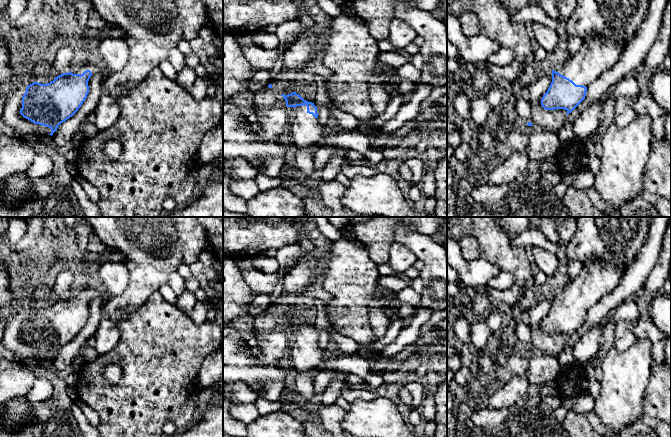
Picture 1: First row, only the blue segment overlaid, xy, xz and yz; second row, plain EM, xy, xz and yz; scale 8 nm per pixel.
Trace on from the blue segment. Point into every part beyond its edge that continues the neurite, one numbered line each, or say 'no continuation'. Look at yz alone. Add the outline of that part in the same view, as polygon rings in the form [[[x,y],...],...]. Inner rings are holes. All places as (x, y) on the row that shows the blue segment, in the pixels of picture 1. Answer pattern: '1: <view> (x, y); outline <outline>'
1: yz (595, 56); outline [[[594,37],[582,42],[577,54],[569,54],[567,59],[553,70],[576,85],[588,87],[619,61],[626,45],[627,43],[618,45],[604,37]]]

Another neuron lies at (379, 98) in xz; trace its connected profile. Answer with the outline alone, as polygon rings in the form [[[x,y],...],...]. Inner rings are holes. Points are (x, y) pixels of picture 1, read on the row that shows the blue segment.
[[[378,60],[379,67],[374,69],[373,75],[370,79],[370,86],[369,86],[369,99],[370,102],[376,112],[376,115],[382,115],[387,105],[389,104],[392,96],[388,94],[382,86],[383,83],[383,67],[386,64],[382,63]]]

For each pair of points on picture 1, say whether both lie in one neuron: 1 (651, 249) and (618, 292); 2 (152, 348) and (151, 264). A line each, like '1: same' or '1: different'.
1: same
2: different

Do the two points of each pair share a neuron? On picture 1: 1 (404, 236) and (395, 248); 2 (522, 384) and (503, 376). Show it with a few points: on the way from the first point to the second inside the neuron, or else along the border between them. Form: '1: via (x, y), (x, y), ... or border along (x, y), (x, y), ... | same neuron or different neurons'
1: border along (395, 241), (405, 245), (417, 257) | different neurons
2: border along (529, 382), (523, 375), (517, 375), (502, 385) | different neurons

